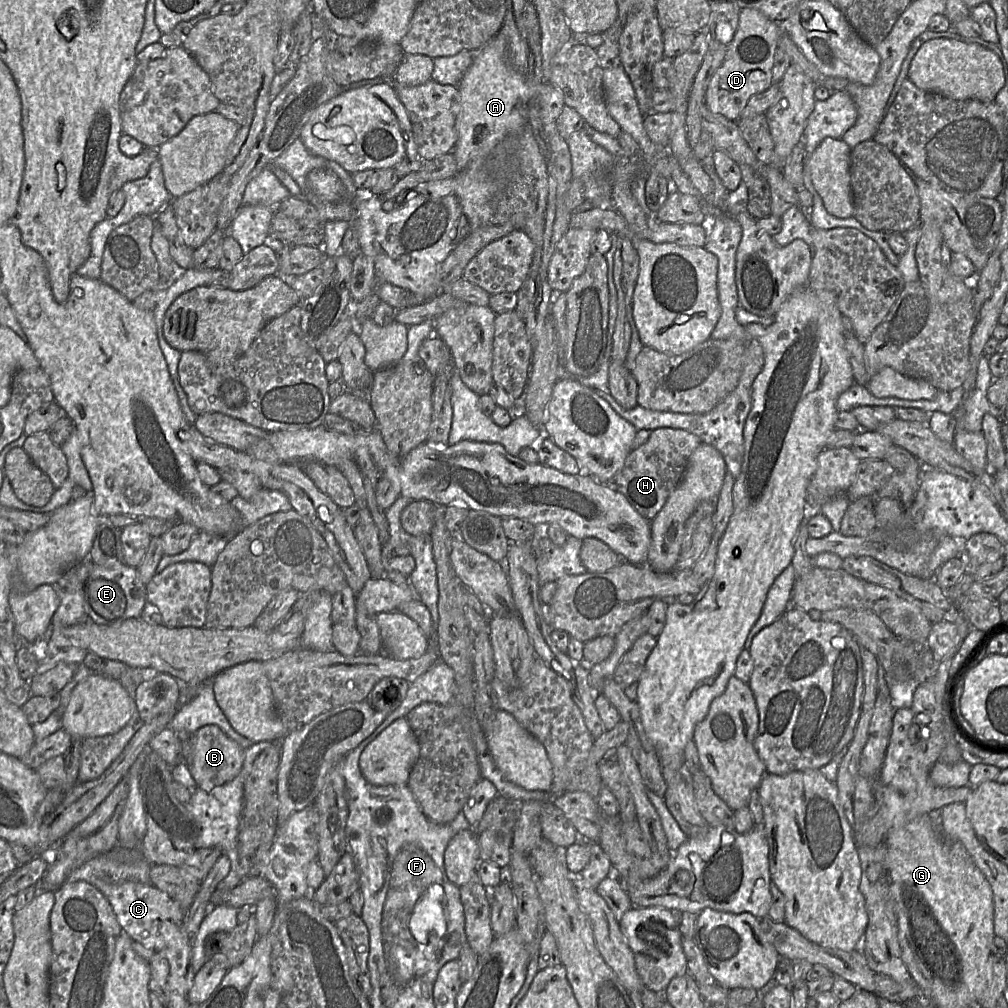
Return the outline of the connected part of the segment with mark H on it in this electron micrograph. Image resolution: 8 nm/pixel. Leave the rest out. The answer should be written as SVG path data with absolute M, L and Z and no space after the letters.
M657 428L644 444L631 450L614 479L604 484L614 487L641 516L652 521L681 482L690 456L701 443L699 437L686 430Z

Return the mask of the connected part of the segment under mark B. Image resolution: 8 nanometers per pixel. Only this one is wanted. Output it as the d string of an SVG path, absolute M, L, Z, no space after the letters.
M206 725L190 735L192 754L187 766L196 781L196 786L210 791L232 781L242 770L245 749L216 725Z

